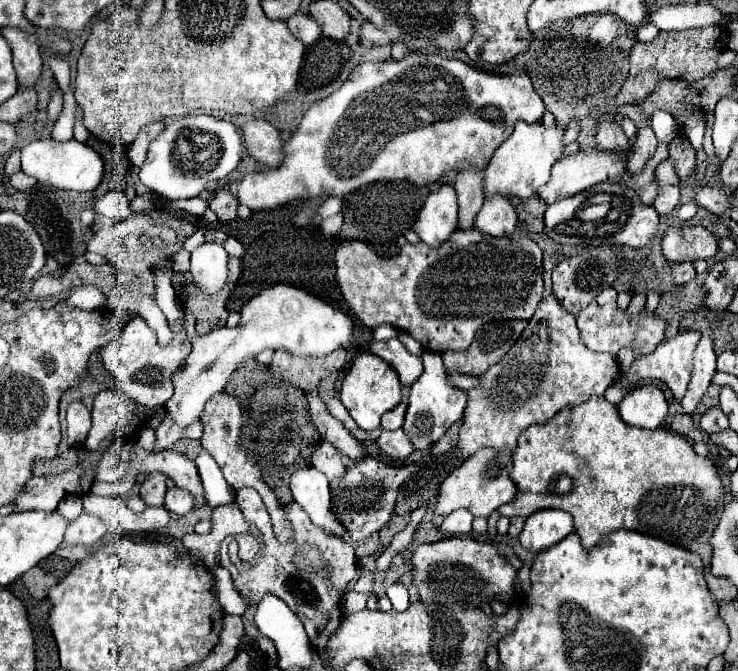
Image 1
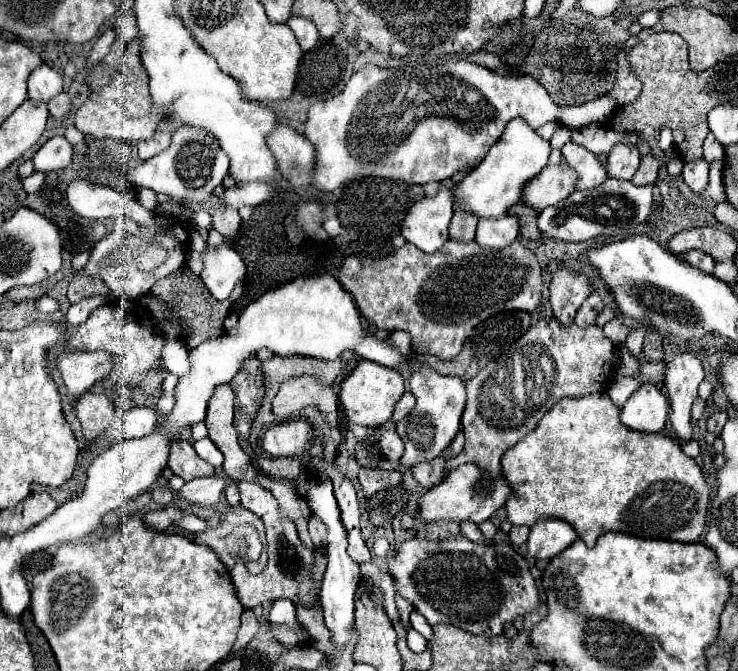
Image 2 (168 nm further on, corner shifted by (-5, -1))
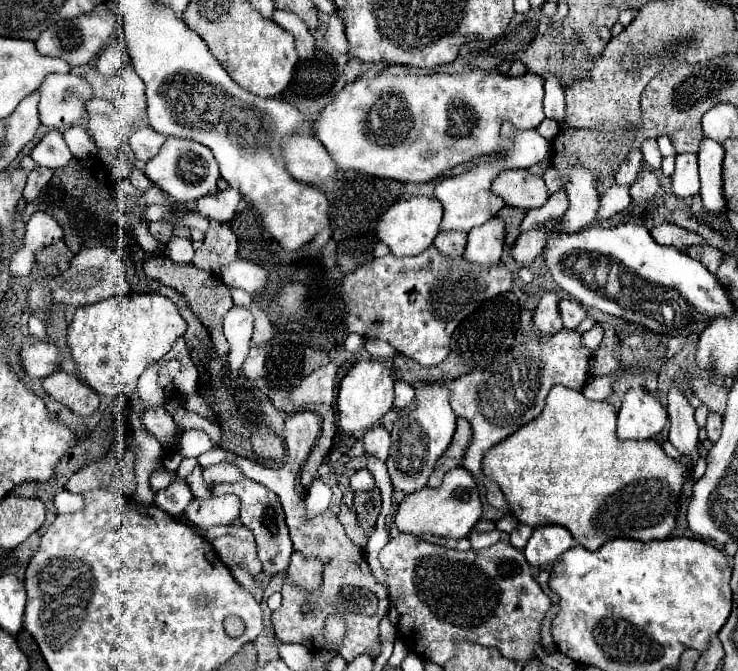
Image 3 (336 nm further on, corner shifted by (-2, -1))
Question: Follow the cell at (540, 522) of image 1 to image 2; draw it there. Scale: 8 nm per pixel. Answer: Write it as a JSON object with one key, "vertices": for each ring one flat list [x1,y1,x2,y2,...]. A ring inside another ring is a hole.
{"vertices":[[547,517,531,525,527,539,527,553,535,559,551,559,563,549,567,549,577,539,575,529,567,521,557,517]]}

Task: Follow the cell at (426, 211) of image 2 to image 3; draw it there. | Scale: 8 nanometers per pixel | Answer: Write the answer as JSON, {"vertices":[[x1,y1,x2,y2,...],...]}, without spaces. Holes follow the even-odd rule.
{"vertices":[[410,197,410,199,400,199,394,205,390,205,384,215,376,223,376,237,384,245,390,247,390,253,402,257,402,255,418,255,424,249,428,249,438,235,442,219,442,205,436,199,430,197]]}

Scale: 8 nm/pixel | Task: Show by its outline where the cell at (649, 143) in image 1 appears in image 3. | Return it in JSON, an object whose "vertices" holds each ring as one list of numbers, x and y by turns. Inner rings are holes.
{"vertices":[[644,167,640,173,638,173,638,179,630,185,630,197,638,203,638,201,646,201,646,199,652,199,658,191,658,179,656,175,652,173,652,169]]}

